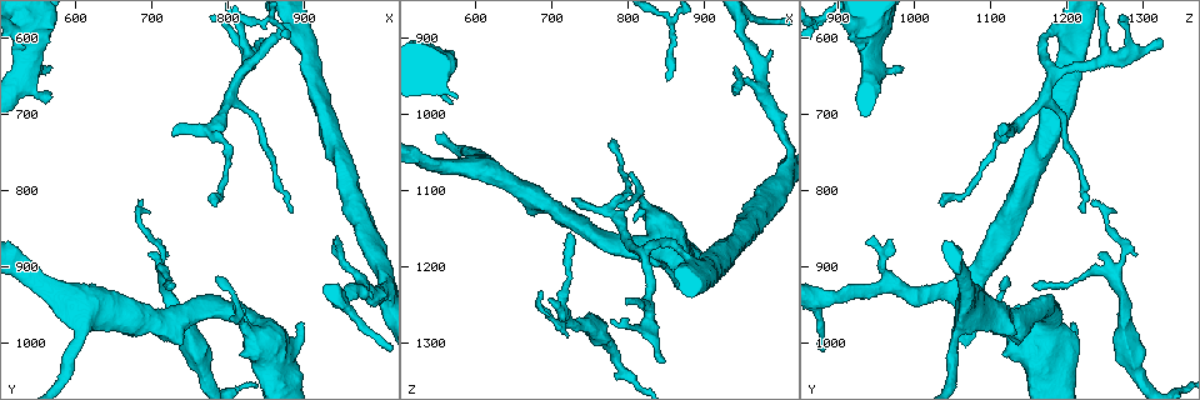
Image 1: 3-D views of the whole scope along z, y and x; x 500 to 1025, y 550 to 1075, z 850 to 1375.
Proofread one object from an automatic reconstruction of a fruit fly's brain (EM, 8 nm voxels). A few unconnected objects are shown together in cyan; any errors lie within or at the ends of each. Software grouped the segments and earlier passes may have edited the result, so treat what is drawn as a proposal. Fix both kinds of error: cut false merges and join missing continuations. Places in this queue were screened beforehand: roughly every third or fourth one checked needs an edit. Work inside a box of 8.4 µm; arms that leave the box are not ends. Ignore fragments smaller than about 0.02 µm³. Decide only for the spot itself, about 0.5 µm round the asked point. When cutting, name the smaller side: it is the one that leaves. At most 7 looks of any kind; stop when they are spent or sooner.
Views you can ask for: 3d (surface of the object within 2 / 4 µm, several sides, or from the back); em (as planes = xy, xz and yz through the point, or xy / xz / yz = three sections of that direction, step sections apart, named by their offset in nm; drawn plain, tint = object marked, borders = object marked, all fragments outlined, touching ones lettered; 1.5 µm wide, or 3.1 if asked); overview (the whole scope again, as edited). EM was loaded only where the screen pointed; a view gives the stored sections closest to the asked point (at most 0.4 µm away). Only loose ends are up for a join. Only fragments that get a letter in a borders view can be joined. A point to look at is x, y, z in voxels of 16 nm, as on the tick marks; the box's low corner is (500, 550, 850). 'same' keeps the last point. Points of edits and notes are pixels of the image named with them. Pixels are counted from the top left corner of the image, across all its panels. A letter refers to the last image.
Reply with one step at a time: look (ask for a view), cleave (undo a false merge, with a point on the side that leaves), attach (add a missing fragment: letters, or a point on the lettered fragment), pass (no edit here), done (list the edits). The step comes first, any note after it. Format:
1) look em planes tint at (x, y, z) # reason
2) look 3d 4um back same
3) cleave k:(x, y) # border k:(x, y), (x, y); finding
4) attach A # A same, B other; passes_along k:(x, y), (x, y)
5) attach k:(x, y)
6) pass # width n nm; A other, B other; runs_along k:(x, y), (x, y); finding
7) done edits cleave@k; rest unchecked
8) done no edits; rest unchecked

look 3d 2um at (940, 865, 940) # an open end

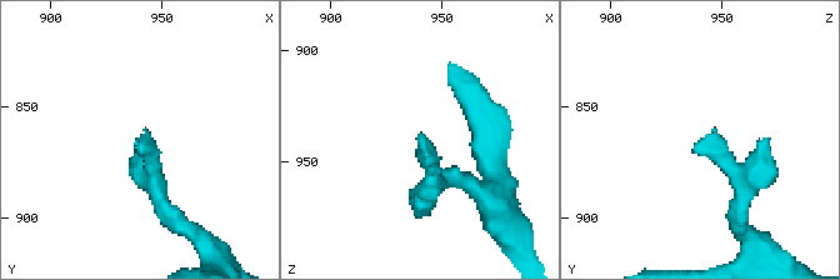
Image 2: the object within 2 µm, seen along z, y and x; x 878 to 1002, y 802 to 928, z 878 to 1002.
look em planes plain at (940, 866, 938) # need the tissue

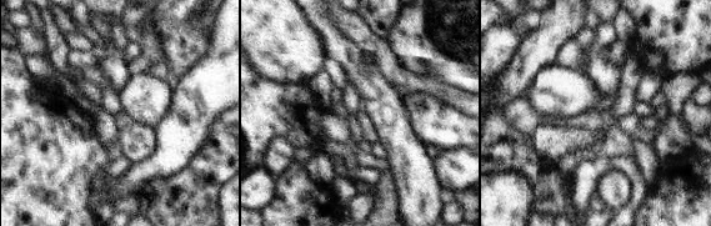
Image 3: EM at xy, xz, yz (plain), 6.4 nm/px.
look em planes borders same

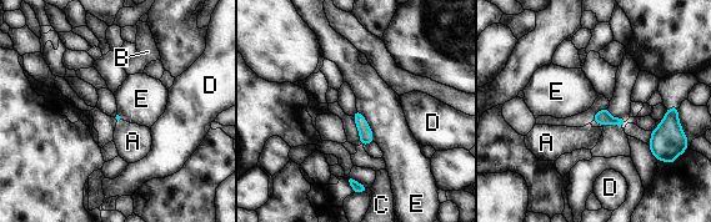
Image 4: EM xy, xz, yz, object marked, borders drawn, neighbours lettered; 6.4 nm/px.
pass # A other, B other, C other, D other, E other; no lettered fragment goes on from it

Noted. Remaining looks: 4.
look 3d 4um at (880, 835, 1220) # free end

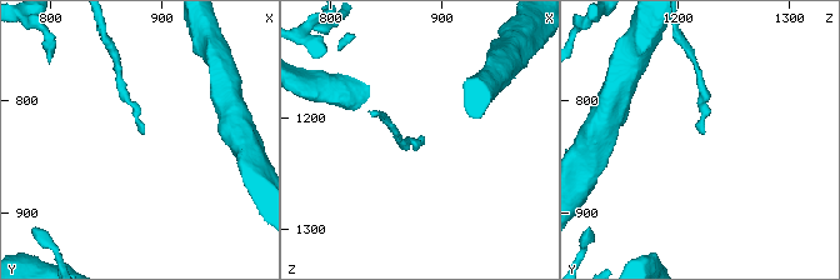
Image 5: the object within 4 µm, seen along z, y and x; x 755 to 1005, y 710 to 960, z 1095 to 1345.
look em planes borders at (882, 832, 1226)

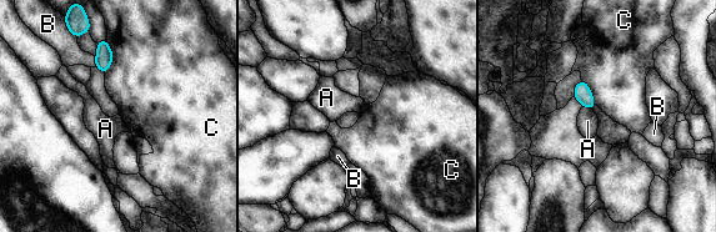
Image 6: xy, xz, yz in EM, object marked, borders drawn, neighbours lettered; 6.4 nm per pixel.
pass # A other, B other, C other; border 6:(582, 106), (591, 110); none of them fits

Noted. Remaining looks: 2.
look em xy step 4 tint at (780, 820, 1035) # an open end

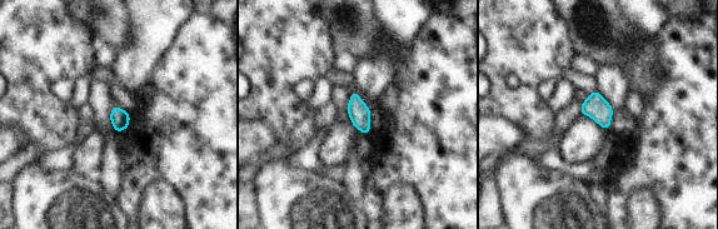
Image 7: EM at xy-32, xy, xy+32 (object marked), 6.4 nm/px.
look em planes borders same # another direction

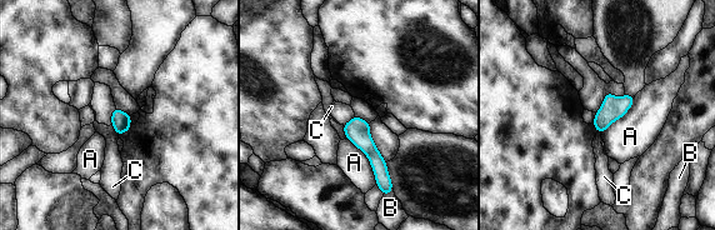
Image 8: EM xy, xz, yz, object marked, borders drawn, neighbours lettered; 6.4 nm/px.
pass # A other, B other, C other; runs_along 8:(355, 120), (384, 179); none of them fits

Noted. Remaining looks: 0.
done no edits; rest unchecked

